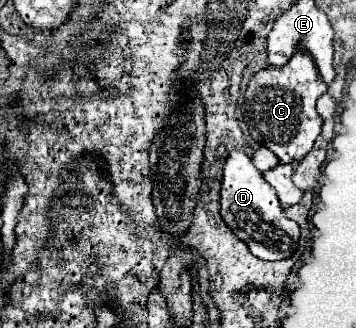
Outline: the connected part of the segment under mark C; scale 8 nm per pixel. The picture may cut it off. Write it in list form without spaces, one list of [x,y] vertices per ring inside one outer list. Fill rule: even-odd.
[[[303,47],[291,55],[285,67],[265,67],[255,73],[245,89],[243,101],[243,121],[249,125],[253,141],[271,149],[281,163],[301,161],[313,147],[317,135],[321,133],[321,117],[315,111],[315,101],[327,91],[313,57],[305,53]]]

